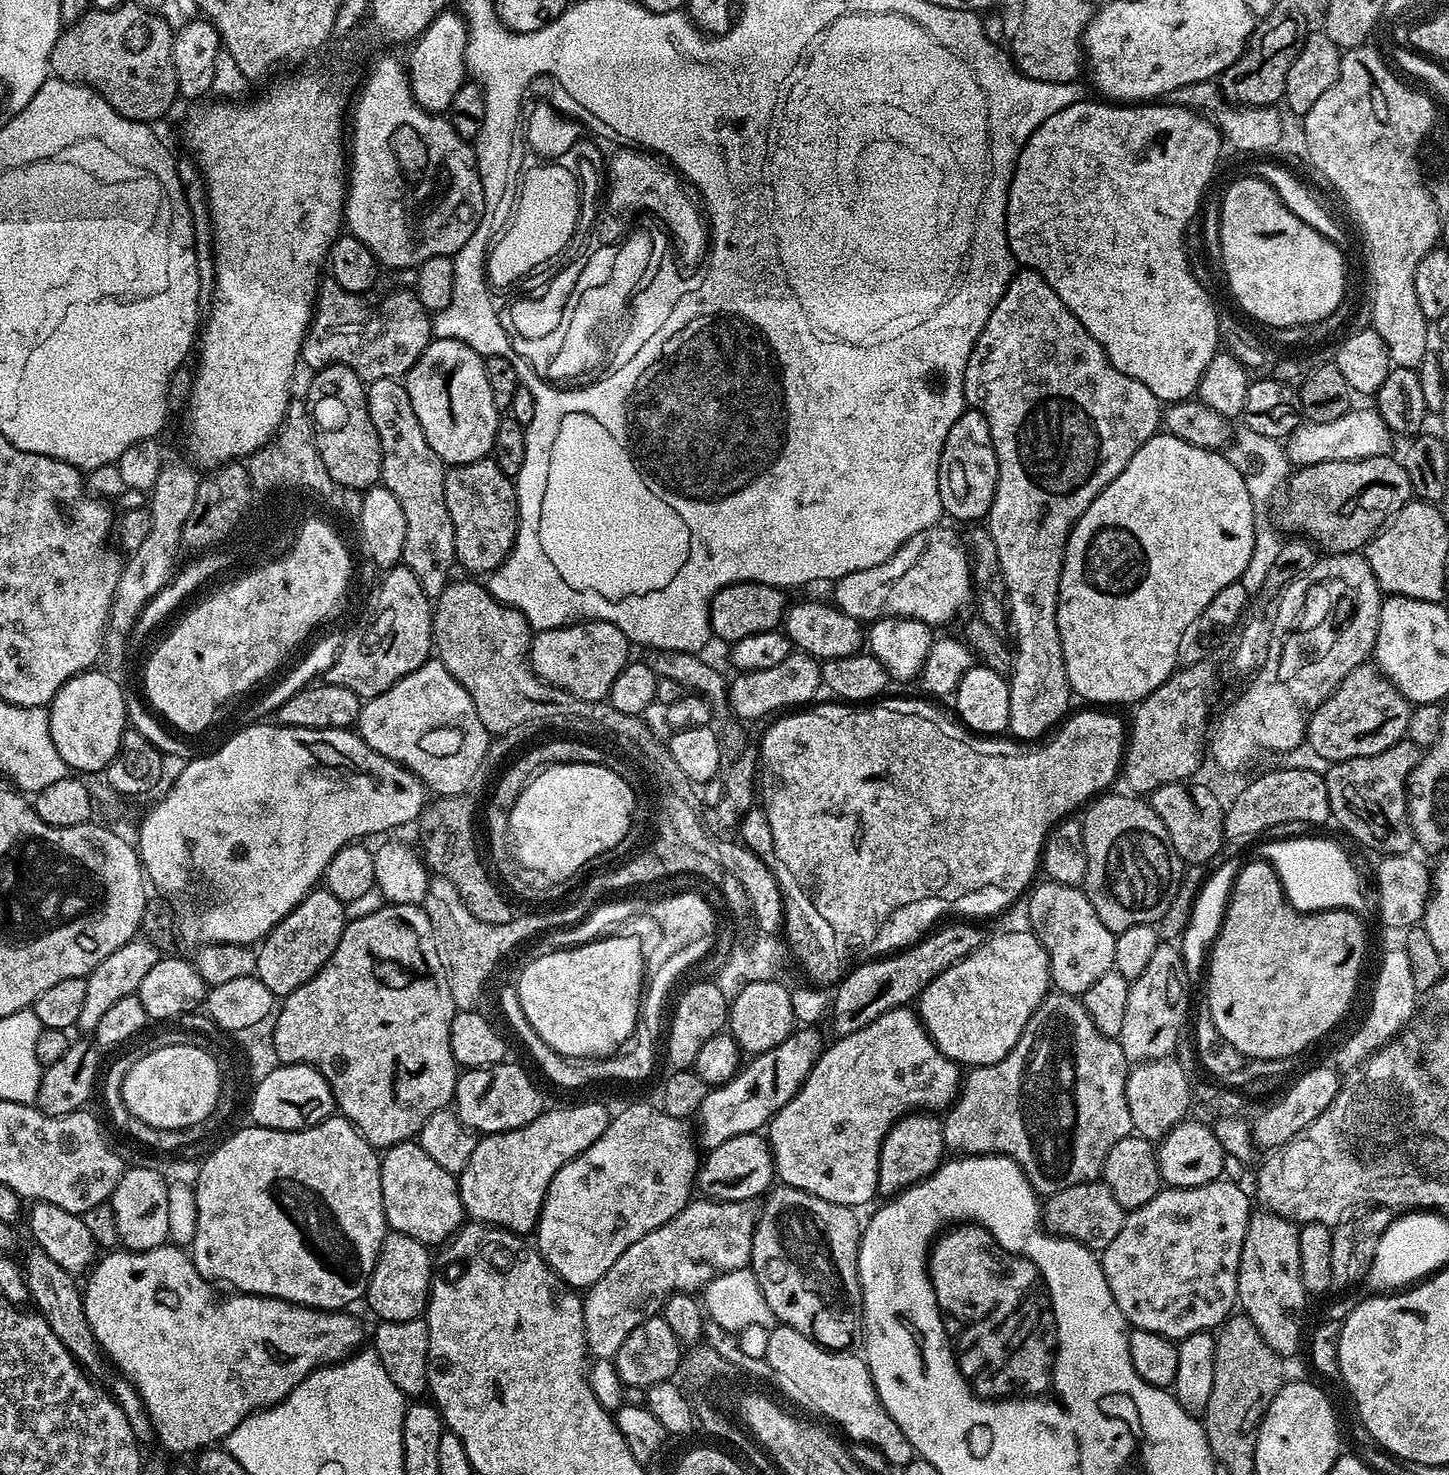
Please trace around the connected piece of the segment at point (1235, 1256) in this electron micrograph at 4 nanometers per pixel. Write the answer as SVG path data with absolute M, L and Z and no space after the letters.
M1221 1178L1212 1180L1209 1184L1203 1184L1197 1188L1165 1187L1157 1196L1150 1198L1150 1202L1146 1202L1146 1206L1131 1209L1125 1215L1122 1230L1118 1230L1114 1242L1110 1242L1110 1246L1106 1246L1104 1251L1099 1253L1098 1259L1104 1271L1106 1282L1110 1286L1110 1294L1114 1298L1114 1302L1118 1302L1118 1310L1122 1310L1124 1319L1128 1321L1132 1328L1150 1330L1150 1334L1162 1334L1167 1340L1179 1342L1195 1332L1212 1332L1219 1329L1220 1325L1229 1316L1233 1315L1238 1304L1236 1287L1238 1286L1240 1255L1242 1254L1242 1246L1248 1229L1248 1218L1254 1211L1253 1205L1248 1205L1248 1200L1250 1200L1249 1193L1241 1190L1239 1183L1233 1182L1231 1184L1228 1178Z

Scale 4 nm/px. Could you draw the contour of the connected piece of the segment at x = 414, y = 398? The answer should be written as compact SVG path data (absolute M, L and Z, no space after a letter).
M434 338L403 377L414 414L418 414L418 422L422 422L422 434L426 434L426 442L430 442L434 454L438 454L445 465L483 460L492 451L494 434L502 416L494 406L484 361L485 357L466 346L466 342Z

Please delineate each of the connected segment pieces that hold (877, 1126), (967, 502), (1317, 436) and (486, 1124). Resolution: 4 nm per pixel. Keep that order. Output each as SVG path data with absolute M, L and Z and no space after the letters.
M908 1006L890 1010L870 1026L833 1041L821 1051L798 1094L772 1116L766 1139L772 1147L772 1161L781 1185L856 1210L859 1204L877 1199L880 1147L893 1124L913 1110L947 1109L960 1090L962 1068L940 1053L919 1015Z
M965 410L950 426L950 434L946 434L944 449L940 455L940 506L945 513L948 512L956 520L972 520L968 522L980 522L985 519L992 505L992 499L996 493L996 479L998 478L998 462L994 454L994 446L990 438L990 426L986 426L986 418L975 410Z
M1353 406L1346 414L1342 414L1342 418L1334 418L1334 422L1301 422L1283 441L1282 447L1293 465L1303 466L1318 462L1342 462L1387 456L1393 451L1392 440L1394 434L1388 429L1375 407Z
M511 1062L489 1068L469 1068L457 1075L454 1097L456 1117L477 1134L518 1130L534 1122L534 1118L538 1118L545 1108L546 1103L540 1097L535 1082Z

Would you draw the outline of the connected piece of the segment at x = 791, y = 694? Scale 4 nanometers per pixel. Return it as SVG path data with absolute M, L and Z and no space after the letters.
M799 650L793 651L791 656L782 658L778 666L770 666L770 670L742 672L733 677L726 688L726 708L729 708L738 719L749 722L768 718L785 710L796 710L801 706L811 705L808 703L822 692L820 664Z

